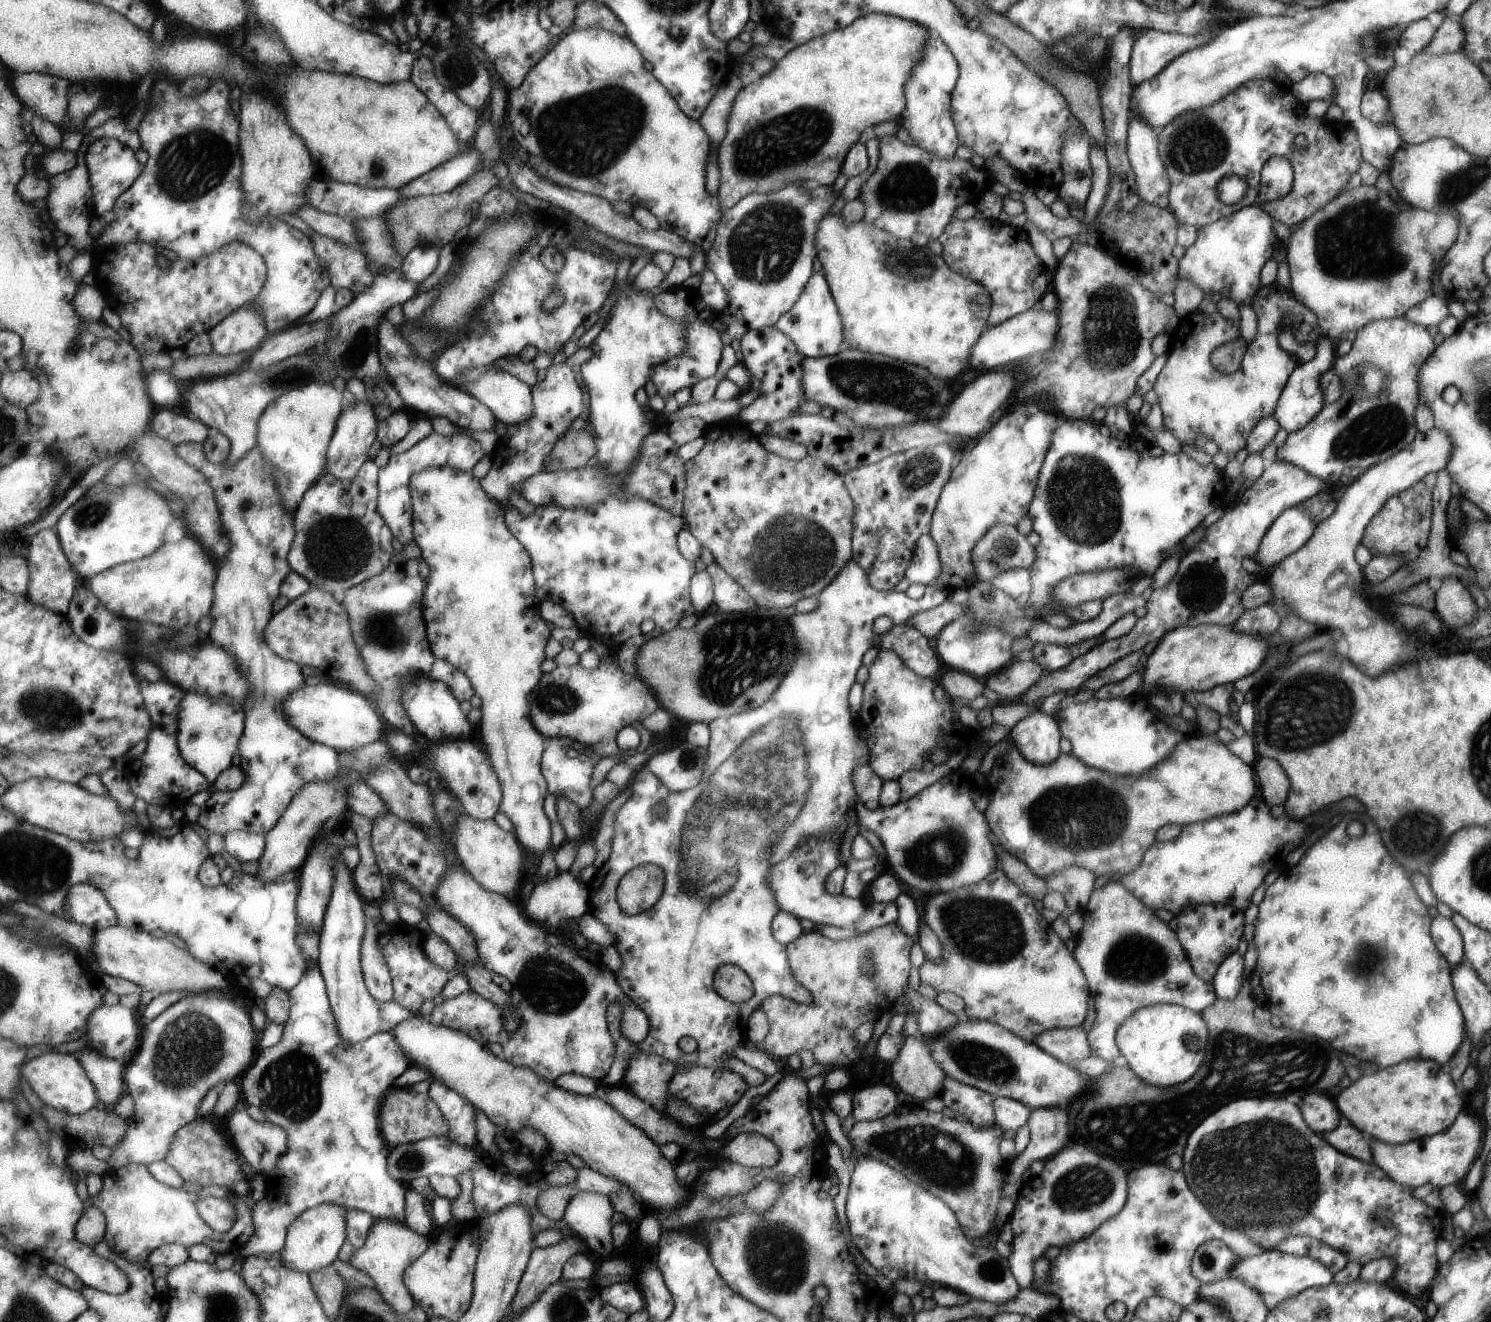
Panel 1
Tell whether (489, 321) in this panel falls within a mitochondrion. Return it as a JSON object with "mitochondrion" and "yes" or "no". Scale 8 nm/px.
{"mitochondrion":"yes"}

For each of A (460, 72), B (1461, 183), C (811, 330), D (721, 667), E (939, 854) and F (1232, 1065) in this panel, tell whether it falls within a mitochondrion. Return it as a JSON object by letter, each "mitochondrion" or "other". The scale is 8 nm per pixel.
{"A":"mitochondrion","B":"mitochondrion","C":"other","D":"mitochondrion","E":"mitochondrion","F":"mitochondrion"}

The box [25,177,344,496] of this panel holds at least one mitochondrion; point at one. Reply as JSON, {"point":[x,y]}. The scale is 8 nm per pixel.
{"point":[295,375]}

